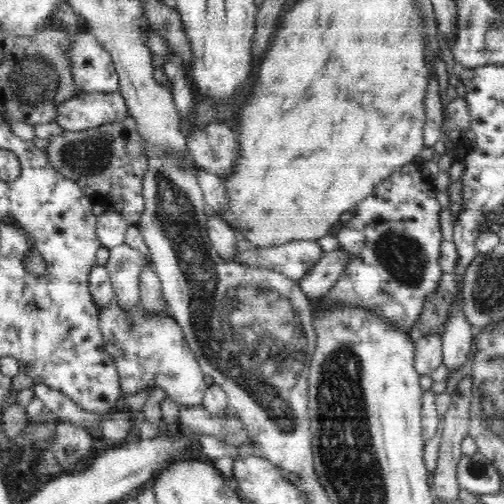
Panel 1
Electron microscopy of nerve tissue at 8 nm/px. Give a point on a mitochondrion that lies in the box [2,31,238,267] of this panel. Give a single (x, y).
(35, 80)

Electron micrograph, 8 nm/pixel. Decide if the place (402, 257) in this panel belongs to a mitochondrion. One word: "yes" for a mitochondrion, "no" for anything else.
yes

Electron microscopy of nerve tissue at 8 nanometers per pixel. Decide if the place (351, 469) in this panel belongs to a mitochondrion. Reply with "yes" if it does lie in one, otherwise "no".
yes

